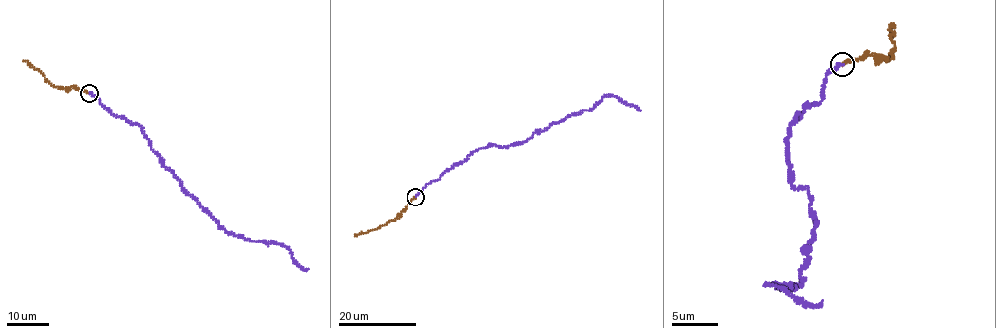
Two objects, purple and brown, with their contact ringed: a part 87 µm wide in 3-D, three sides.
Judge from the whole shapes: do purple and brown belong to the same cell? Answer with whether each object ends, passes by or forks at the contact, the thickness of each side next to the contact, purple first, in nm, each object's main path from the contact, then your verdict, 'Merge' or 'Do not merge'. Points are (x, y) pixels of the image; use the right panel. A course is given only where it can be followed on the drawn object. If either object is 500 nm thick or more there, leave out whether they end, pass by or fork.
At the ring purple ends. At the ring brown ends. Thickness 180 nm (purple) against 140 nm. Course of purple: (843, 65), (790, 126), (790, 181), (807, 190), (816, 225), (803, 283), (764, 285), (815, 306), (822, 300). Course of brown: (843, 65), (866, 53), (887, 60), (895, 49), (890, 36), (890, 28), (894, 28). Merge

